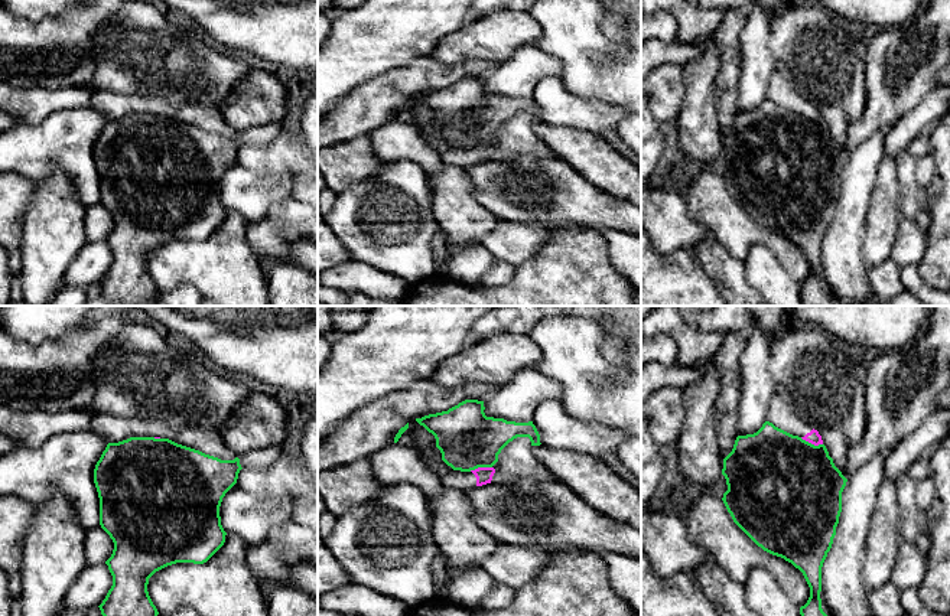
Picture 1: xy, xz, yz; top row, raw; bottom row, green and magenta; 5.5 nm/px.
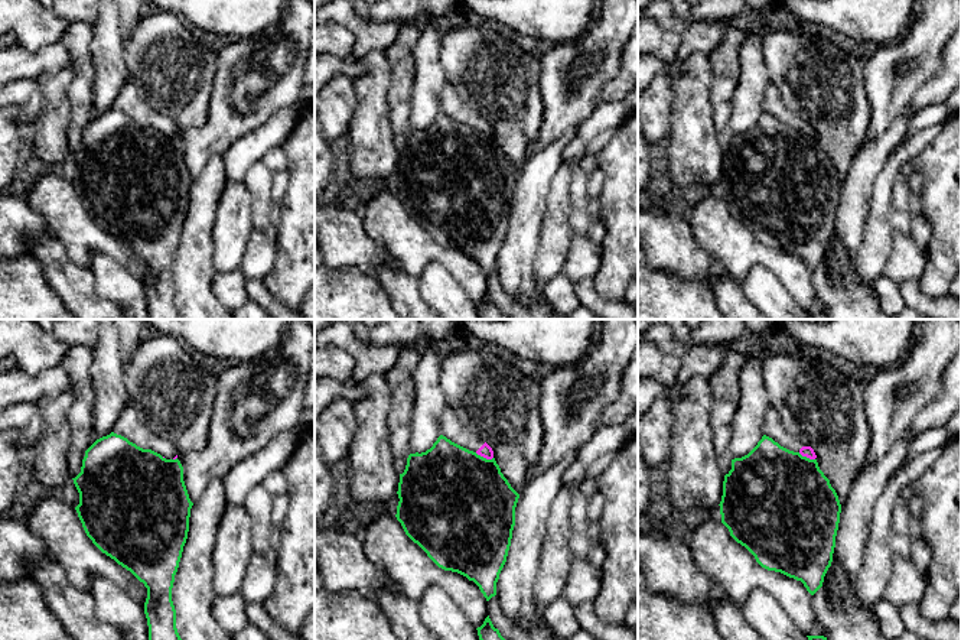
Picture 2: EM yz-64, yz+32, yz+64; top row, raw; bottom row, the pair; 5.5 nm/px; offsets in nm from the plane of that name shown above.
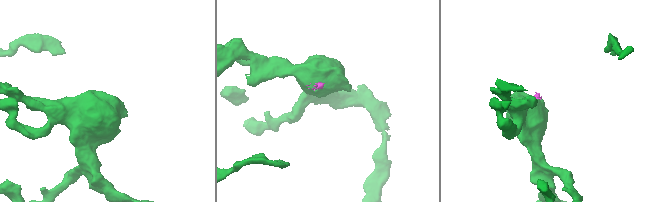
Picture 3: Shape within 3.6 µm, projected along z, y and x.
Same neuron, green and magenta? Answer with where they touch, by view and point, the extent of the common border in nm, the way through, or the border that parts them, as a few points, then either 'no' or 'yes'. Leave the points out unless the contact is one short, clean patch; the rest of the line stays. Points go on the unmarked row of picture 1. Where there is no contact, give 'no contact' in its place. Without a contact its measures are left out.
meets green in xz at (480, 143); contact 130 nm long; border along xz (491, 143), (478, 143), (469, 147); no

